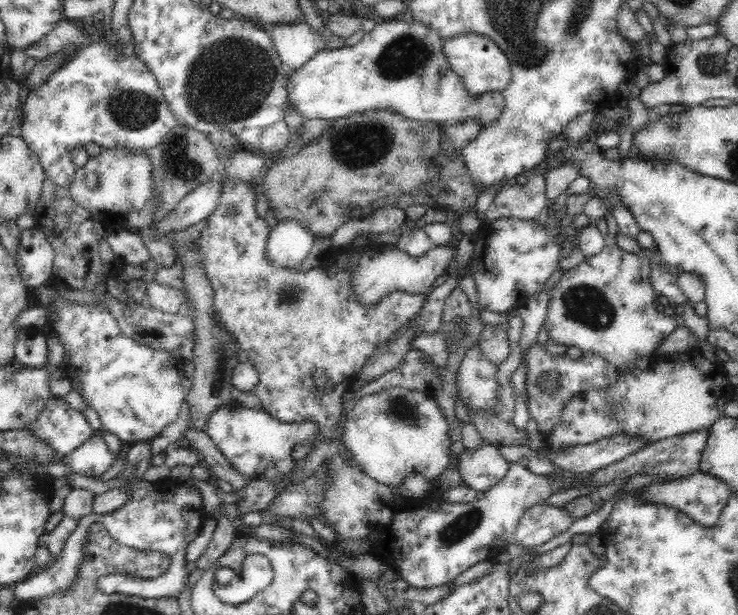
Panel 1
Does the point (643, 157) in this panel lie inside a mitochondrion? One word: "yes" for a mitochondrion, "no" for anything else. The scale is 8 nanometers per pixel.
no

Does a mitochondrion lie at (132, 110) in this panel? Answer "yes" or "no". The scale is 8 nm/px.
yes

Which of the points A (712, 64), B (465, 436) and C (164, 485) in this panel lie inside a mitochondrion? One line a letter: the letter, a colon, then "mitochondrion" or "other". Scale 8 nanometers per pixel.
A: mitochondrion
B: other
C: other

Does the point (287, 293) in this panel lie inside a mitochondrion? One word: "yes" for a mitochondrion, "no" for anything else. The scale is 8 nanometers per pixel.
yes

